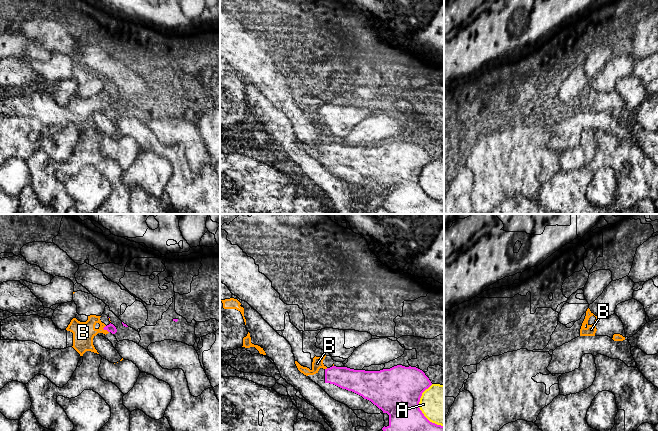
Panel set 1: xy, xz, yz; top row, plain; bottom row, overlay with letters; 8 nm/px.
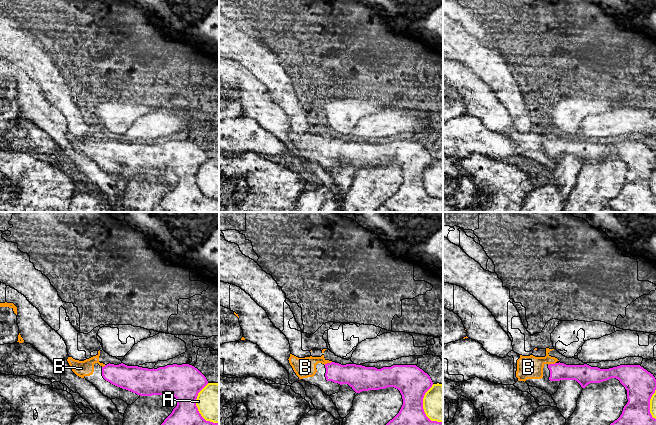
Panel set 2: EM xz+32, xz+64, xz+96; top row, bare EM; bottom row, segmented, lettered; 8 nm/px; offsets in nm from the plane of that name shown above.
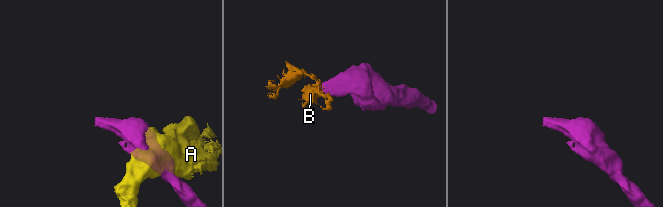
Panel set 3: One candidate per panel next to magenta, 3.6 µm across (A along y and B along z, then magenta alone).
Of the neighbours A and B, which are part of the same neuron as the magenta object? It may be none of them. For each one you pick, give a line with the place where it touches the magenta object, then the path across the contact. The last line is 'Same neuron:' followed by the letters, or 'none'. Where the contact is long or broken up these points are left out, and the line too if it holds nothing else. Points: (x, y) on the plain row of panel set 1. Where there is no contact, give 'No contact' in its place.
B: Touches magenta at xy (104, 105). Path across: xy (111, 104), (104, 105), (83, 108)
Same neuron: B

